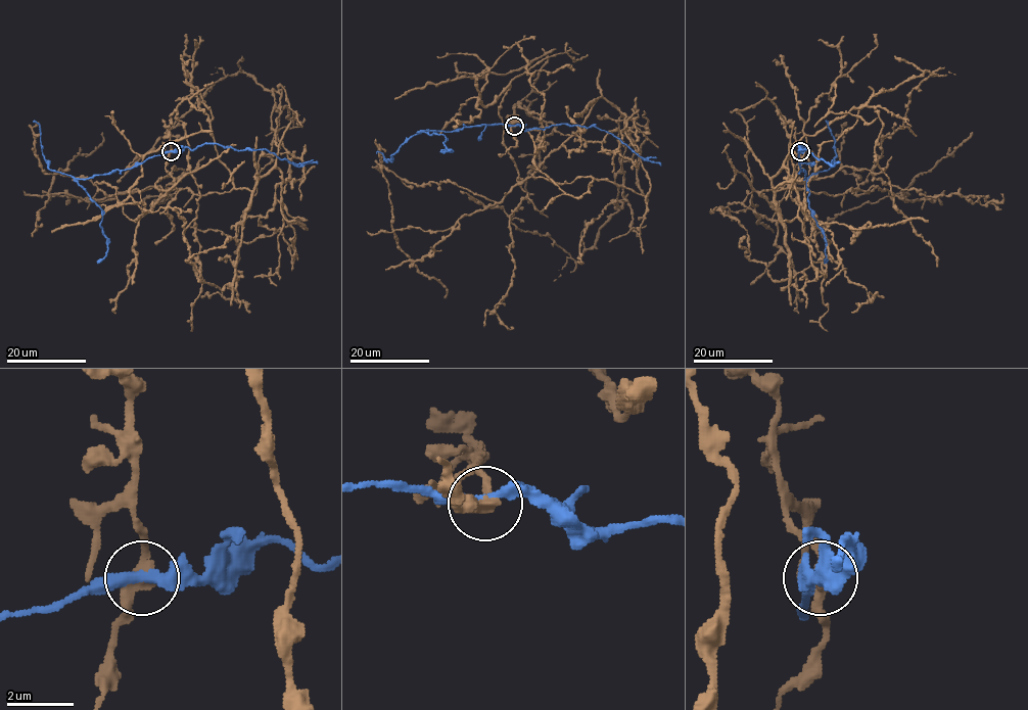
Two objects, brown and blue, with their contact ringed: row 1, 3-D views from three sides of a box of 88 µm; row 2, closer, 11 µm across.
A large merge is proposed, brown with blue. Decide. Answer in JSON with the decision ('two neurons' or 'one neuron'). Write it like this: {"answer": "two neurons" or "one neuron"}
{"answer": "two neurons"}

